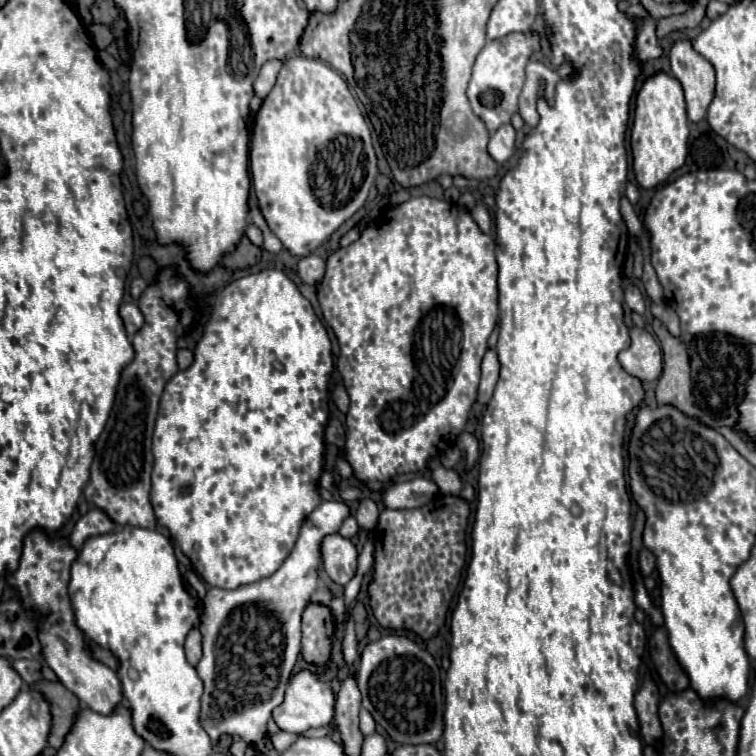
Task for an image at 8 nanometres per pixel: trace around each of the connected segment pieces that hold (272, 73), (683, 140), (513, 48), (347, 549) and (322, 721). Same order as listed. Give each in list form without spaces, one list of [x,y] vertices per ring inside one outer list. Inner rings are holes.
[[[271,59],[271,61],[267,61],[267,63],[261,67],[259,77],[255,79],[255,85],[253,85],[253,87],[255,87],[255,95],[259,95],[259,97],[263,99],[263,97],[273,89],[281,65],[283,65],[283,61],[279,61],[279,59]]]
[[[659,71],[647,77],[637,91],[635,99],[635,117],[631,127],[631,155],[633,155],[633,173],[637,183],[645,189],[653,189],[663,183],[675,169],[679,169],[687,158],[689,148],[689,125],[685,111],[685,97],[679,81]]]
[[[509,33],[501,39],[487,41],[485,47],[479,51],[475,63],[471,81],[467,87],[467,99],[473,107],[473,113],[483,119],[489,133],[499,129],[499,125],[505,125],[511,121],[511,115],[517,113],[517,97],[521,93],[523,81],[525,81],[525,65],[531,59],[535,51],[539,51],[539,35],[537,33]]]
[[[327,535],[321,541],[321,561],[327,571],[327,575],[339,583],[347,585],[347,581],[355,575],[357,567],[357,549],[355,545],[341,537],[341,535]]]
[[[299,671],[287,685],[285,701],[273,709],[273,721],[279,725],[279,729],[289,733],[301,733],[309,727],[327,727],[333,723],[335,715],[335,699],[331,693],[329,683],[321,683],[311,671]]]

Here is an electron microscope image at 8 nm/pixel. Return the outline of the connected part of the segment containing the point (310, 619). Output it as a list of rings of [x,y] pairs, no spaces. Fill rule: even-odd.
[[[309,603],[301,619],[301,655],[311,665],[327,665],[331,659],[331,637],[335,633],[335,619],[327,605]]]

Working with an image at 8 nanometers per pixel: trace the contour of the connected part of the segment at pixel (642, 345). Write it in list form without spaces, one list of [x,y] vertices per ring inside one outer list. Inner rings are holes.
[[[631,327],[631,345],[619,353],[621,367],[639,381],[655,381],[663,371],[661,347],[653,335],[641,327]]]

